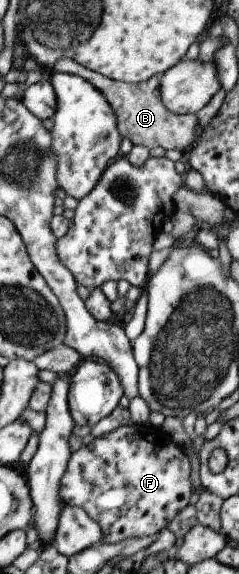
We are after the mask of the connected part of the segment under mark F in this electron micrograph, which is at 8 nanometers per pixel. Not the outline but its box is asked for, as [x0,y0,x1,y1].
[59,424,192,544]

